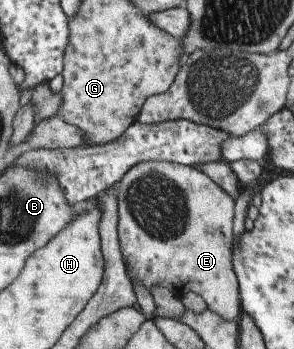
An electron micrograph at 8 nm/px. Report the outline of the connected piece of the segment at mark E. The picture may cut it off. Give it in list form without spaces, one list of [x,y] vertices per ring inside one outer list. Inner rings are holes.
[[[146,161],[138,163],[132,167],[120,182],[114,186],[118,195],[118,241],[120,241],[122,249],[122,257],[126,263],[126,273],[129,279],[138,279],[144,287],[152,290],[154,285],[162,285],[166,289],[173,291],[176,297],[182,297],[187,292],[193,292],[200,295],[207,308],[218,313],[224,321],[239,321],[241,318],[240,295],[238,281],[232,267],[232,243],[234,238],[234,215],[236,207],[236,197],[228,195],[220,185],[214,183],[206,173],[200,171],[196,166],[187,167],[174,162],[166,161]]]

